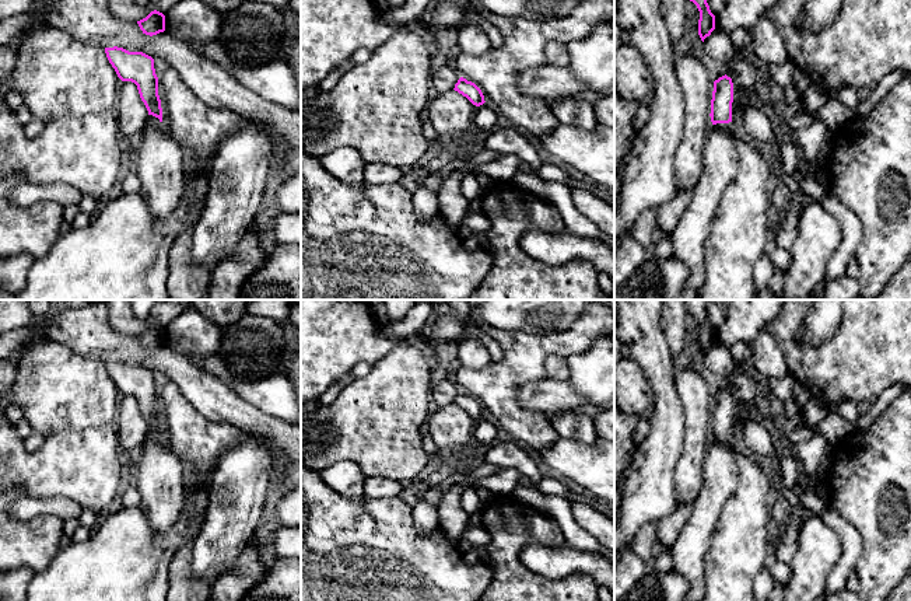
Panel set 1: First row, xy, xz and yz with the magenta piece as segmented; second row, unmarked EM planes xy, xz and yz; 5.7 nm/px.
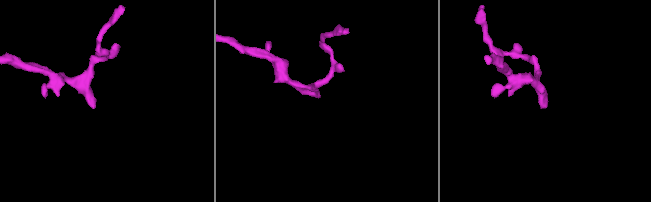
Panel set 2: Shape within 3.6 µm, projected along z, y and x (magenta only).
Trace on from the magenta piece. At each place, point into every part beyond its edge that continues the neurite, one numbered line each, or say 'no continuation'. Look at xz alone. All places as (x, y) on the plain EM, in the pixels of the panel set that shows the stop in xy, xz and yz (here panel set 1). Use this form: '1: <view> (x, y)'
no continuation

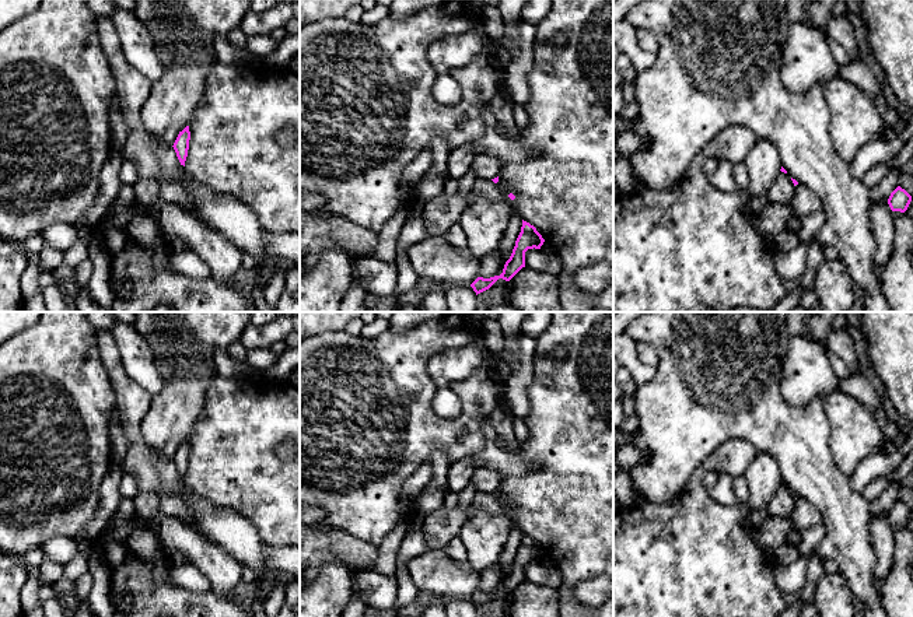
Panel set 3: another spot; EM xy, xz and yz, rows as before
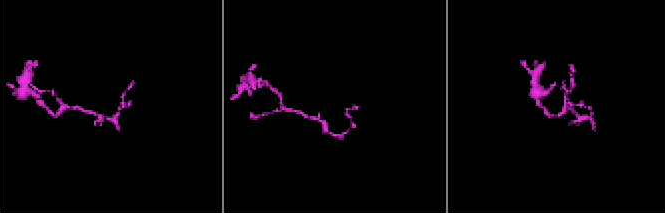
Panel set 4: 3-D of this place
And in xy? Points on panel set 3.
no continuation

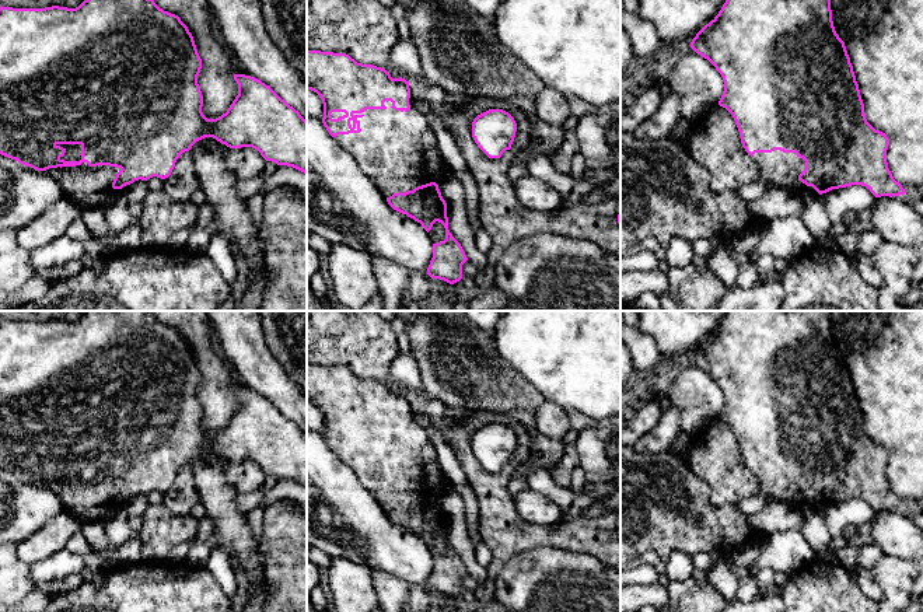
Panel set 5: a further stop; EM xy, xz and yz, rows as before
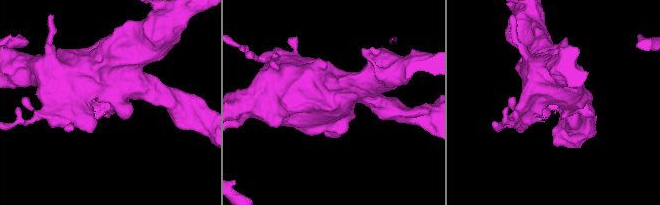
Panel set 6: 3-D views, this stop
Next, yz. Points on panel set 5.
1: yz (782, 483)

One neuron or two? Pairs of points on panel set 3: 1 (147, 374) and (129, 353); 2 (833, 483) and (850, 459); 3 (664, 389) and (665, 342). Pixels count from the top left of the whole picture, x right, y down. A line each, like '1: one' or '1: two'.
1: one
2: two
3: one

